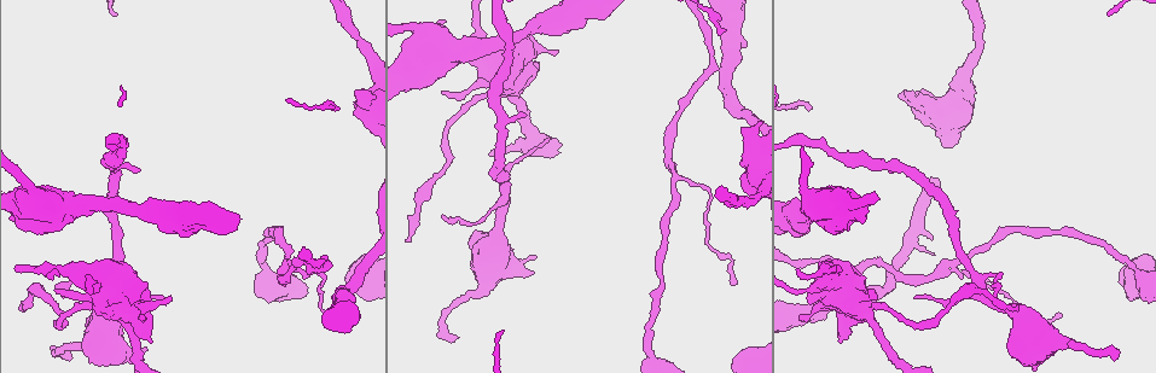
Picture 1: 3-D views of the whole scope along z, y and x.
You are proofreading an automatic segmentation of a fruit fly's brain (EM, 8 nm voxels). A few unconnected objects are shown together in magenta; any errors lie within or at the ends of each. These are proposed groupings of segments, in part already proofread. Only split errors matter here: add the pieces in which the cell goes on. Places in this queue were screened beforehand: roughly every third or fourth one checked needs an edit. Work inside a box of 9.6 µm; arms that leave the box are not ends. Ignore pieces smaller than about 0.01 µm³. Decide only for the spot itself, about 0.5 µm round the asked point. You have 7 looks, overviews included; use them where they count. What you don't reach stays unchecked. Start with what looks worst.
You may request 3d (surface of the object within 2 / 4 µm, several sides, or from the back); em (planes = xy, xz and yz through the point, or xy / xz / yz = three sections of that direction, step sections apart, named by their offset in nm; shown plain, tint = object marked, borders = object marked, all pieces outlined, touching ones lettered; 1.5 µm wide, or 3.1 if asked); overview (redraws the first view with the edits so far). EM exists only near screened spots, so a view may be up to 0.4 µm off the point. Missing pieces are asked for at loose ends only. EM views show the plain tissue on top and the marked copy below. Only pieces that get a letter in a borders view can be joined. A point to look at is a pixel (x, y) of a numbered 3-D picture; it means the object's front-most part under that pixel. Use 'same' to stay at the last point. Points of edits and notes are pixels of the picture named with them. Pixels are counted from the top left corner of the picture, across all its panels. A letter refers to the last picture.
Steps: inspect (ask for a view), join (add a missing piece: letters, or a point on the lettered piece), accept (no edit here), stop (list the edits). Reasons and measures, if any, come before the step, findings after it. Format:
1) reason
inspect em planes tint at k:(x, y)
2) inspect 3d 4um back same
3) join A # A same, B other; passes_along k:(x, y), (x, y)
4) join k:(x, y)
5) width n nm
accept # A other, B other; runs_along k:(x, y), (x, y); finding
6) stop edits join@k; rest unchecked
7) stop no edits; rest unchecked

end of a long branch
inspect 3d 4um at 1:(68, 360)

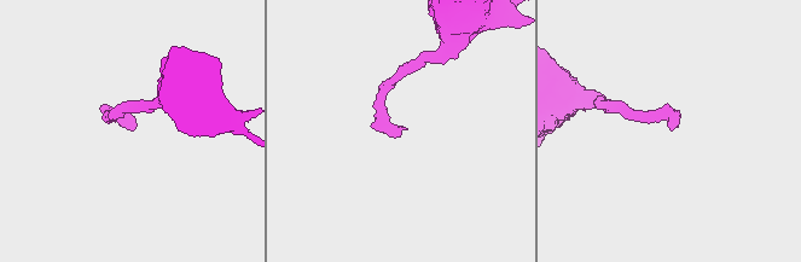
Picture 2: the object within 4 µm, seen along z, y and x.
shape alone is not enough
inspect em planes borders at 2:(672, 125)

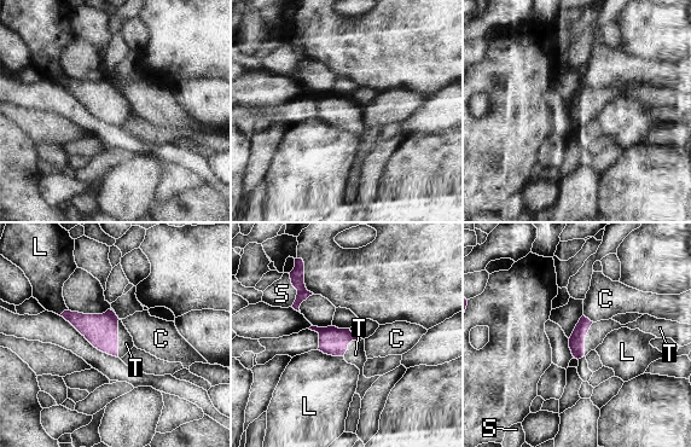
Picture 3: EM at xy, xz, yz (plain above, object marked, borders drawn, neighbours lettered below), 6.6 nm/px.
join T # C other, L other, S other, T same; it goes on there

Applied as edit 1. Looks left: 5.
thick end
inspect 3d 4um at 1:(839, 341)

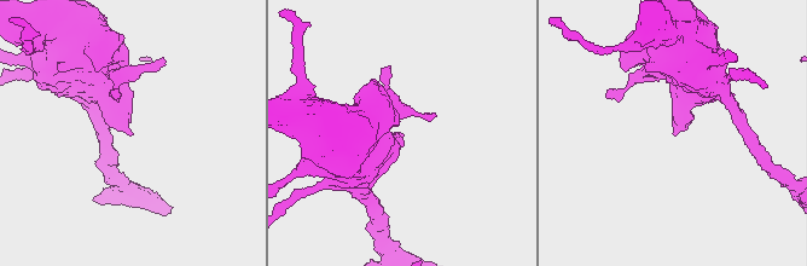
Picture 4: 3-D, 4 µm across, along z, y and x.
inspect em xz step 8 borders at 4:(675, 134)

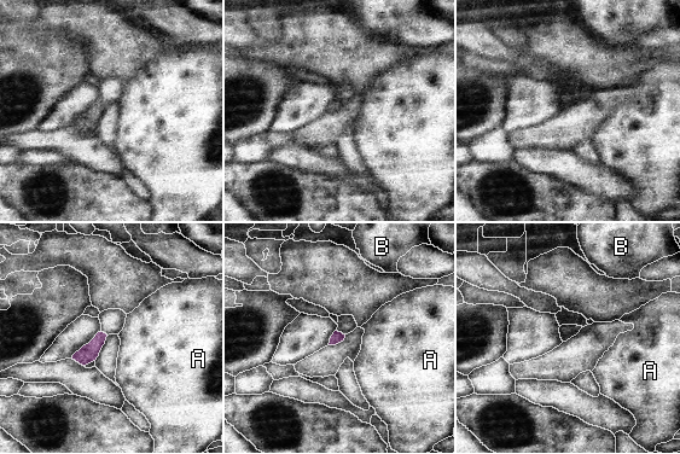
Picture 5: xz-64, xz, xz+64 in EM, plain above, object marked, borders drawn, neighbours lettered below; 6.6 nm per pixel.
inspect em planes borders same

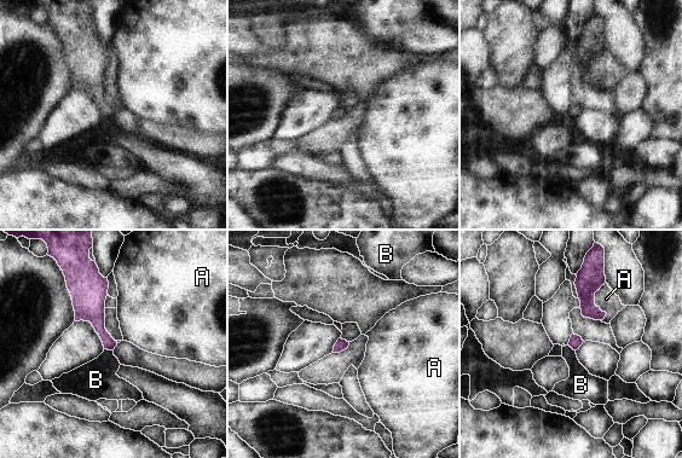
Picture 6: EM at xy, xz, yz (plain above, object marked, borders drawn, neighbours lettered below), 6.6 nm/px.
accept # A other, B other; border 6:(104, 348), (113, 351); none of them fits

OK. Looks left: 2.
stops while still wide
inspect 3d 4um at 1:(958, 105)

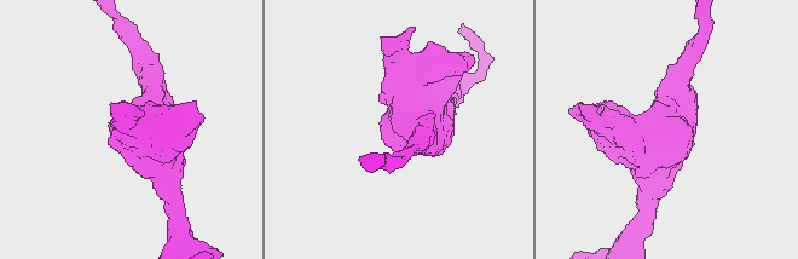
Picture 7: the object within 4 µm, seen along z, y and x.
need the tissue
inspect em planes borders at 7:(381, 132)

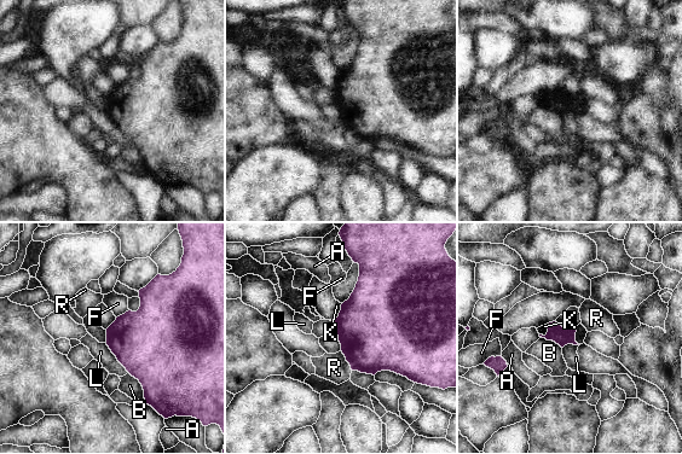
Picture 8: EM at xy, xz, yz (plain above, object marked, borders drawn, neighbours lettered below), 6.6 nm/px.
longest_contact L 260 nm
accept # A other, B other, F other, K other, L other, R other; border 8:(105, 343), (116, 360), (128, 372); none of them fits

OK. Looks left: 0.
stop edits join@3; rest unchecked

